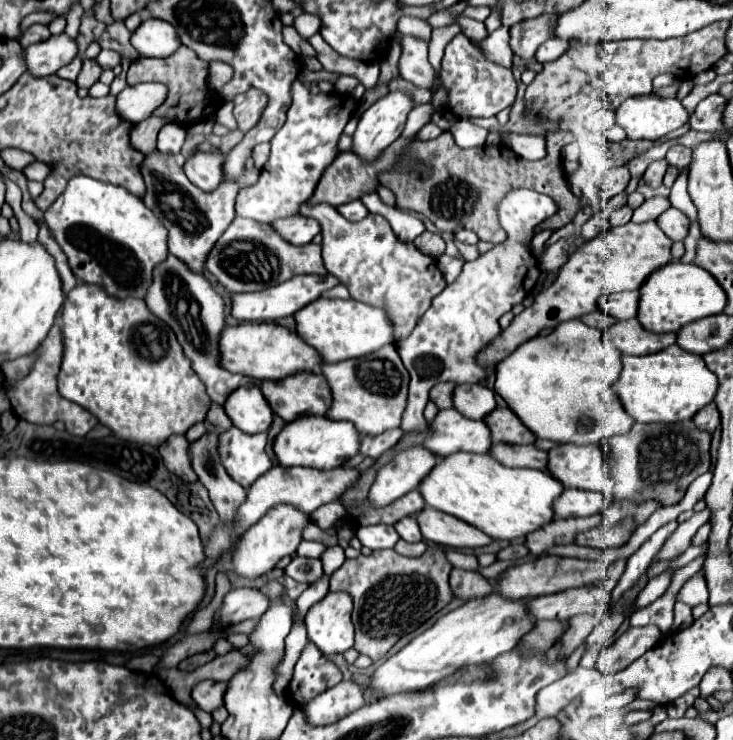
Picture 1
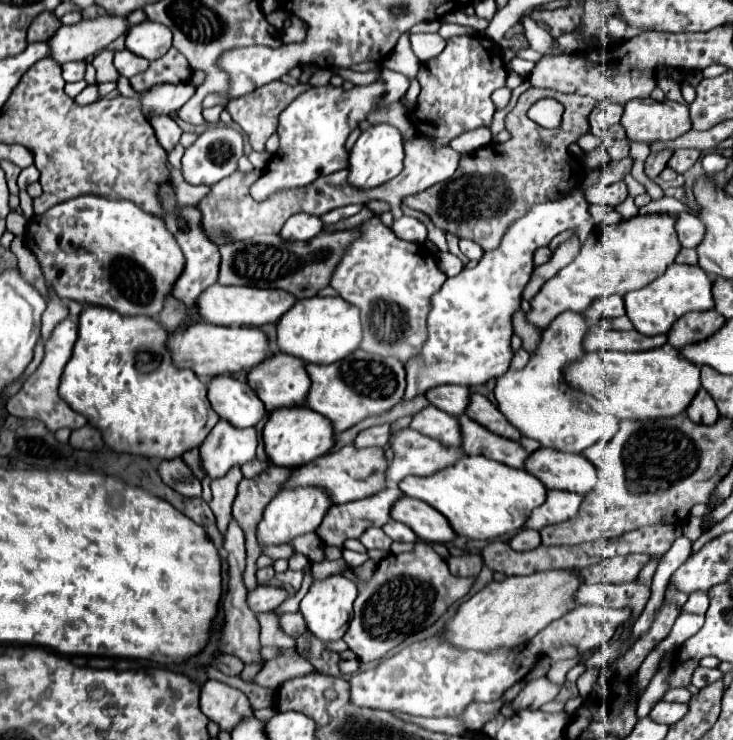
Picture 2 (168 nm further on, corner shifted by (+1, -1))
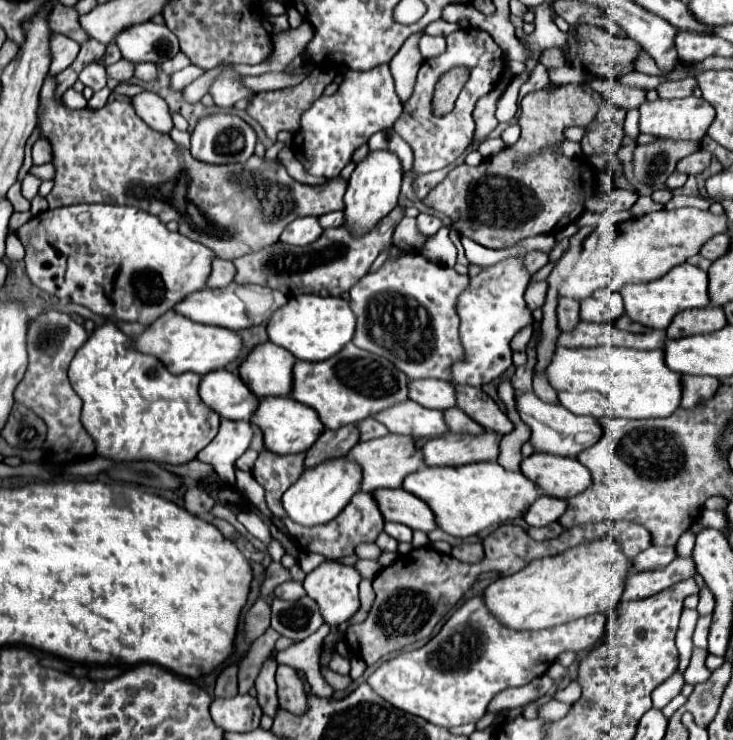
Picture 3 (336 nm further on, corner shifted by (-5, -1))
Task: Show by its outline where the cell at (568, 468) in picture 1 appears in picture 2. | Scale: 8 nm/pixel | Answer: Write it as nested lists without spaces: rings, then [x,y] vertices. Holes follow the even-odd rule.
[[[540,447],[524,461],[524,469],[538,477],[548,489],[574,491],[578,495],[590,493],[598,483],[596,469],[582,455],[562,453],[556,449]]]

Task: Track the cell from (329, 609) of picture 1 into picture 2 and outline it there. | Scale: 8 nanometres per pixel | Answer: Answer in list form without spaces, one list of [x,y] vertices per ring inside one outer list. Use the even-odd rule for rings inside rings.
[[[330,575],[326,579],[318,579],[312,583],[310,591],[306,593],[306,597],[300,603],[300,611],[308,623],[308,629],[314,637],[322,639],[322,641],[338,641],[344,637],[346,633],[346,625],[350,623],[350,615],[352,615],[352,605],[356,601],[358,589],[356,583],[350,581],[344,575]]]

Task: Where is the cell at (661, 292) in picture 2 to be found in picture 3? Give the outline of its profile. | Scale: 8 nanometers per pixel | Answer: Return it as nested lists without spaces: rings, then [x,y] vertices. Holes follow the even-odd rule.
[[[682,263],[674,269],[670,269],[664,277],[650,281],[650,283],[640,283],[640,285],[626,285],[622,287],[620,295],[624,297],[624,309],[626,315],[650,329],[666,329],[672,321],[672,317],[684,309],[694,309],[694,307],[708,307],[710,297],[708,297],[708,273],[690,265]]]

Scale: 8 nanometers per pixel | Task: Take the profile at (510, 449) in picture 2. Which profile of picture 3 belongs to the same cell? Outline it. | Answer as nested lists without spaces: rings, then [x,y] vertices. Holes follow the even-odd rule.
[[[452,407],[452,409],[446,409],[444,411],[444,417],[446,417],[446,425],[450,427],[452,433],[468,433],[468,435],[482,435],[486,433],[486,429],[482,425],[478,425],[476,421],[472,421],[462,409],[458,407]]]

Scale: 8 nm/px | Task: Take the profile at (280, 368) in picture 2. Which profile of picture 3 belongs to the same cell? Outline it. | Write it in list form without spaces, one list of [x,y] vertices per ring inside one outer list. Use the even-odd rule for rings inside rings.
[[[268,341],[258,345],[240,365],[240,377],[256,397],[286,397],[292,393],[294,363],[296,357],[290,351]]]

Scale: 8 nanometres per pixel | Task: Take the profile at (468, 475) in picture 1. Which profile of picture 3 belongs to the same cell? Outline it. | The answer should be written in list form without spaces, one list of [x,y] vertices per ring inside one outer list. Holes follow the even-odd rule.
[[[496,461],[468,463],[464,467],[422,467],[408,475],[402,487],[426,501],[436,513],[438,527],[454,537],[478,535],[484,529],[514,521],[540,497],[538,487],[524,473],[508,471]]]

